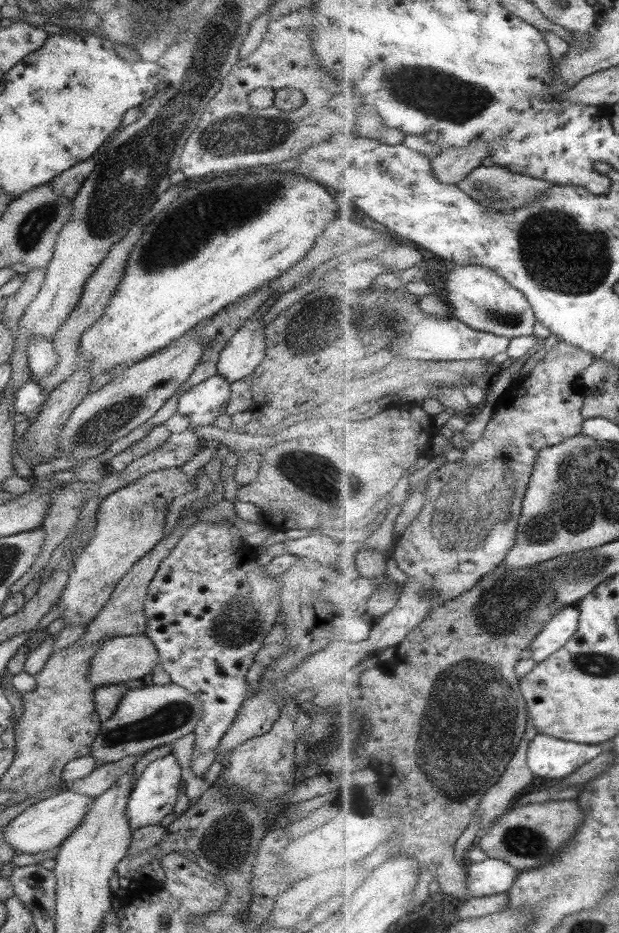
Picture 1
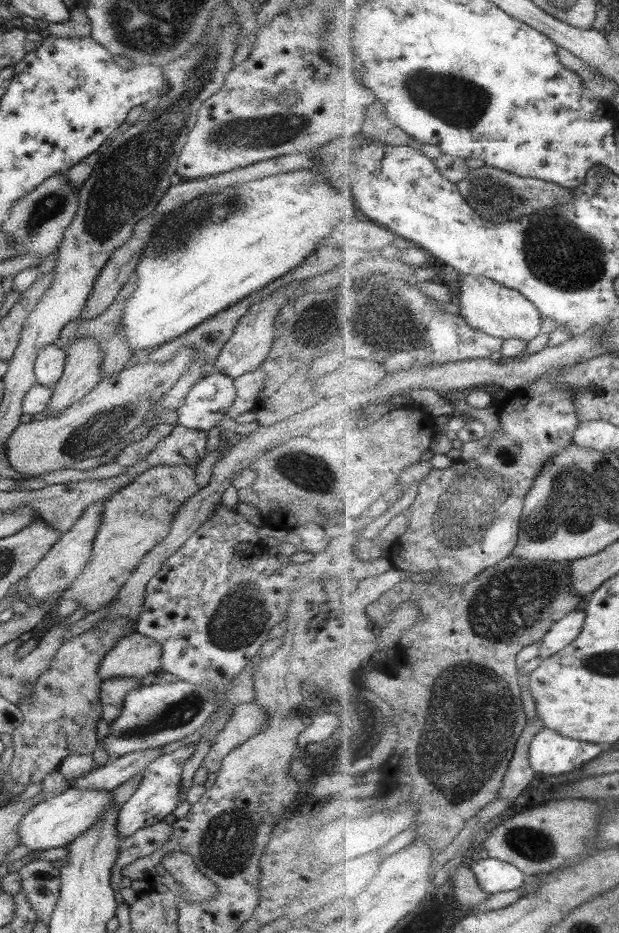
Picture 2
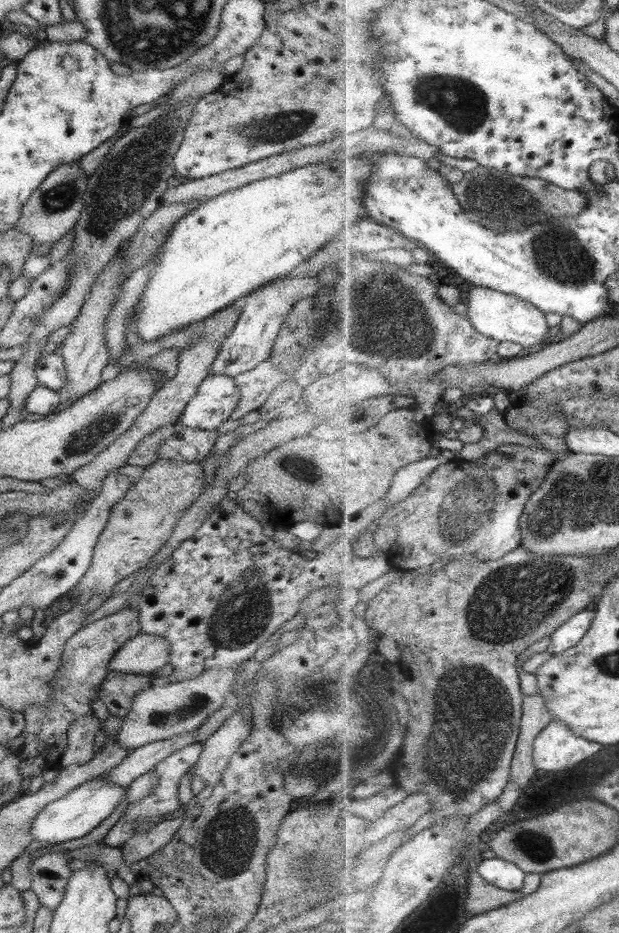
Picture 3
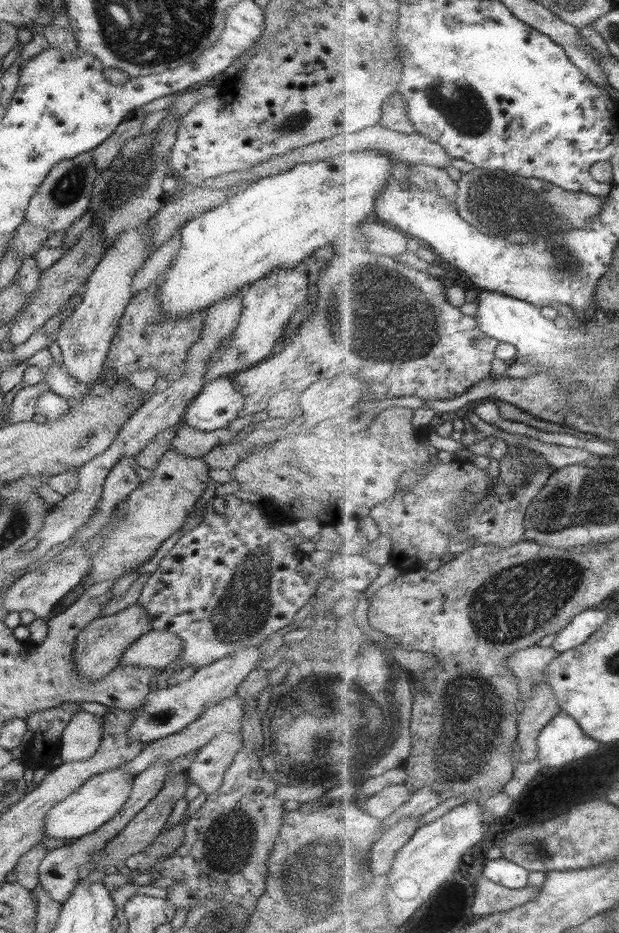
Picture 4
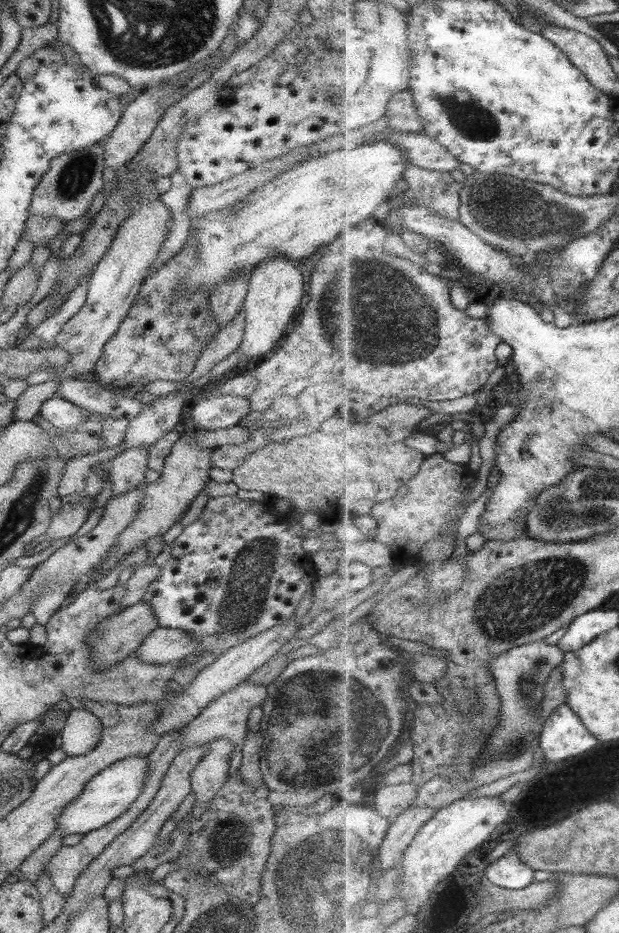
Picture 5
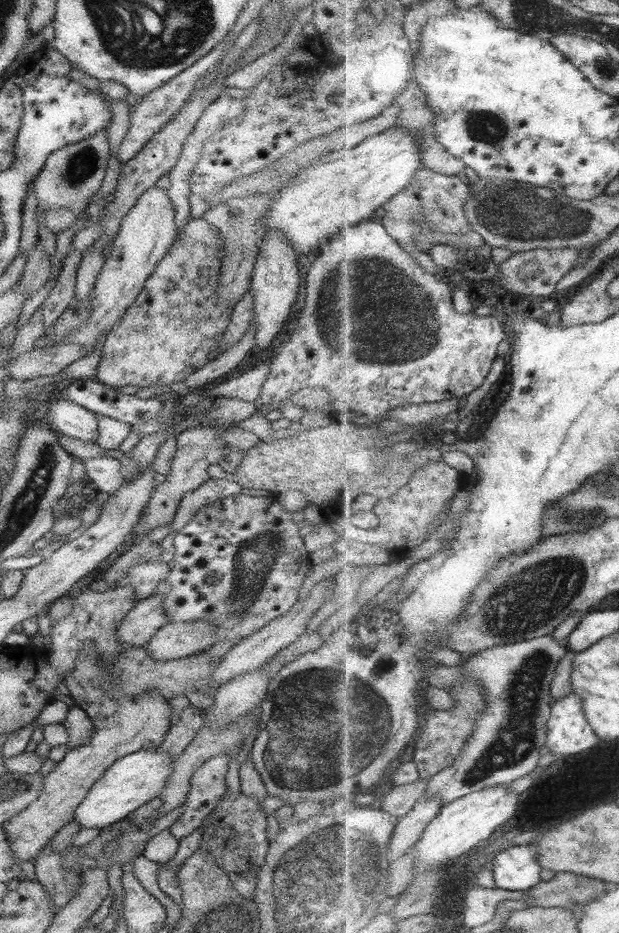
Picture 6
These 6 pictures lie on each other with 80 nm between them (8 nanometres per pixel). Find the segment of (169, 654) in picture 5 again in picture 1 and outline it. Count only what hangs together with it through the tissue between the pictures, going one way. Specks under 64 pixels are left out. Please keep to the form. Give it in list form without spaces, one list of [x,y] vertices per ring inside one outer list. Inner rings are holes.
[[[144,634],[130,636],[115,636],[99,647],[93,659],[89,661],[87,669],[87,680],[97,690],[107,684],[121,684],[127,681],[141,679],[151,674],[153,668],[158,664],[158,655],[152,644]]]

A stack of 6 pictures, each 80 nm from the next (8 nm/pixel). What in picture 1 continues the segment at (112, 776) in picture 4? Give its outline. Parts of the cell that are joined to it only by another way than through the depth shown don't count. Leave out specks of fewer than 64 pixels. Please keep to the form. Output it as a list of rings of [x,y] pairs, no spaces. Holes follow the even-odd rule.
[[[69,788],[45,797],[24,809],[3,826],[3,841],[9,844],[16,853],[43,852],[58,847],[69,836],[69,833],[81,824],[82,818],[93,801],[94,796],[73,792]]]

